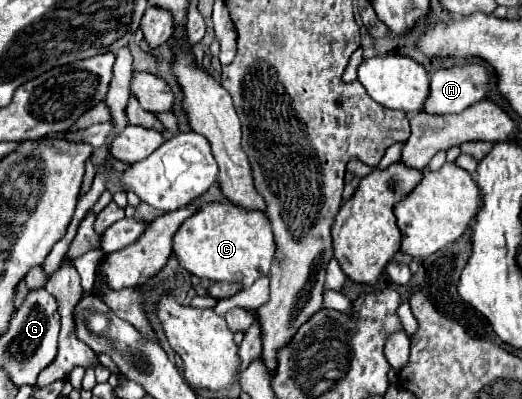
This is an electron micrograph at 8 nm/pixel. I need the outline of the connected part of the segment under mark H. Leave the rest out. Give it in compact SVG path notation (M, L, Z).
M482 64L436 70L430 78L430 94L422 106L422 112L432 116L458 114L486 96L488 82L490 72Z

